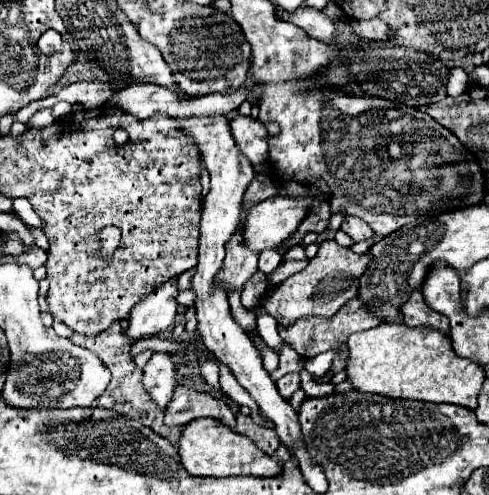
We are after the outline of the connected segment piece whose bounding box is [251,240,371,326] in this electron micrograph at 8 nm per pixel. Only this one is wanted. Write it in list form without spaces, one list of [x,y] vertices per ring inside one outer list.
[[[323,240],[319,244],[317,256],[311,258],[301,272],[289,276],[285,282],[277,284],[273,290],[269,288],[259,298],[257,306],[251,310],[257,314],[261,312],[271,314],[273,318],[277,318],[281,326],[293,326],[297,320],[309,318],[309,316],[329,318],[331,314],[335,314],[335,310],[339,310],[339,306],[347,304],[351,298],[357,296],[359,274],[363,274],[369,260],[371,260],[369,254],[355,254],[351,248],[339,246],[335,240]]]

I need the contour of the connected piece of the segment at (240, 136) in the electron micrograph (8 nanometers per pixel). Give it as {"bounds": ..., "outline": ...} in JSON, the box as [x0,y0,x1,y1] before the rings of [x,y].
{"bounds":[229,114,269,166],"outline":[[[237,114],[231,118],[229,126],[239,152],[247,156],[253,166],[263,164],[267,158],[267,140],[269,140],[265,124],[259,118]]]}

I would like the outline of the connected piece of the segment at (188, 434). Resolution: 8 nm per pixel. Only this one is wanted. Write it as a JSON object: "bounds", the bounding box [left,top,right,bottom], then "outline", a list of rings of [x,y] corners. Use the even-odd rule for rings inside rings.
{"bounds":[179,418,281,476],"outline":[[[197,418],[189,422],[179,438],[181,464],[191,476],[275,476],[281,464],[259,450],[247,436],[233,432],[215,418]]]}

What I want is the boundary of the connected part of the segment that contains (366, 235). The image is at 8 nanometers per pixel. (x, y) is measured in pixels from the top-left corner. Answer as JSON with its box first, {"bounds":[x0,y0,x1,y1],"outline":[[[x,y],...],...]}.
{"bounds":[341,216,373,242],"outline":[[[345,216],[345,218],[343,218],[341,230],[343,230],[347,236],[351,236],[353,242],[361,242],[361,240],[373,238],[373,230],[369,228],[369,224],[363,222],[363,220],[359,220],[359,218],[353,218],[353,216]]]}

